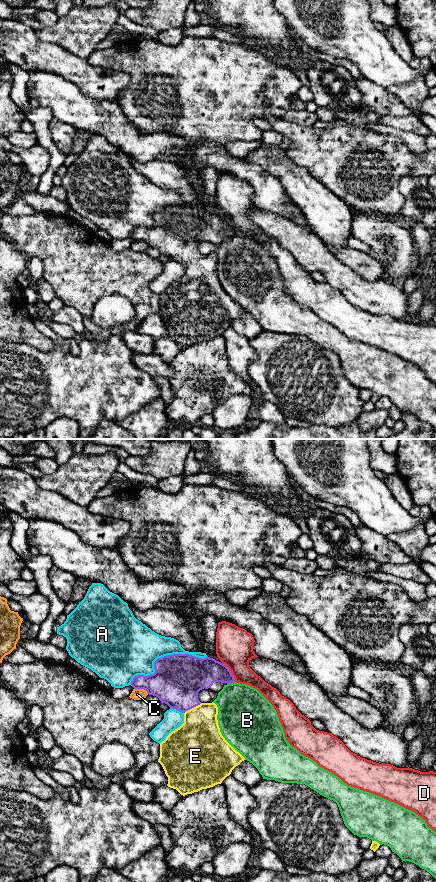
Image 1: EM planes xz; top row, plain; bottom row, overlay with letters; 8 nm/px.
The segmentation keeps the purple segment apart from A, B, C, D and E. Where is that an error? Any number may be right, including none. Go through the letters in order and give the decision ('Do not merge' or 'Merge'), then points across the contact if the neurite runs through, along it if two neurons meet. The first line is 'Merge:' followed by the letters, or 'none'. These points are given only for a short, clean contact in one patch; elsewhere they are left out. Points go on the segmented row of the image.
Merge: E
A: Do not merge
B: Do not merge
C: Do not merge
D: Do not merge. Boundary: xz (222, 662), (228, 668), (235, 681)
E: Merge. Path across: xz (177, 680), (179, 691), (192, 707), (199, 718), (199, 737)

